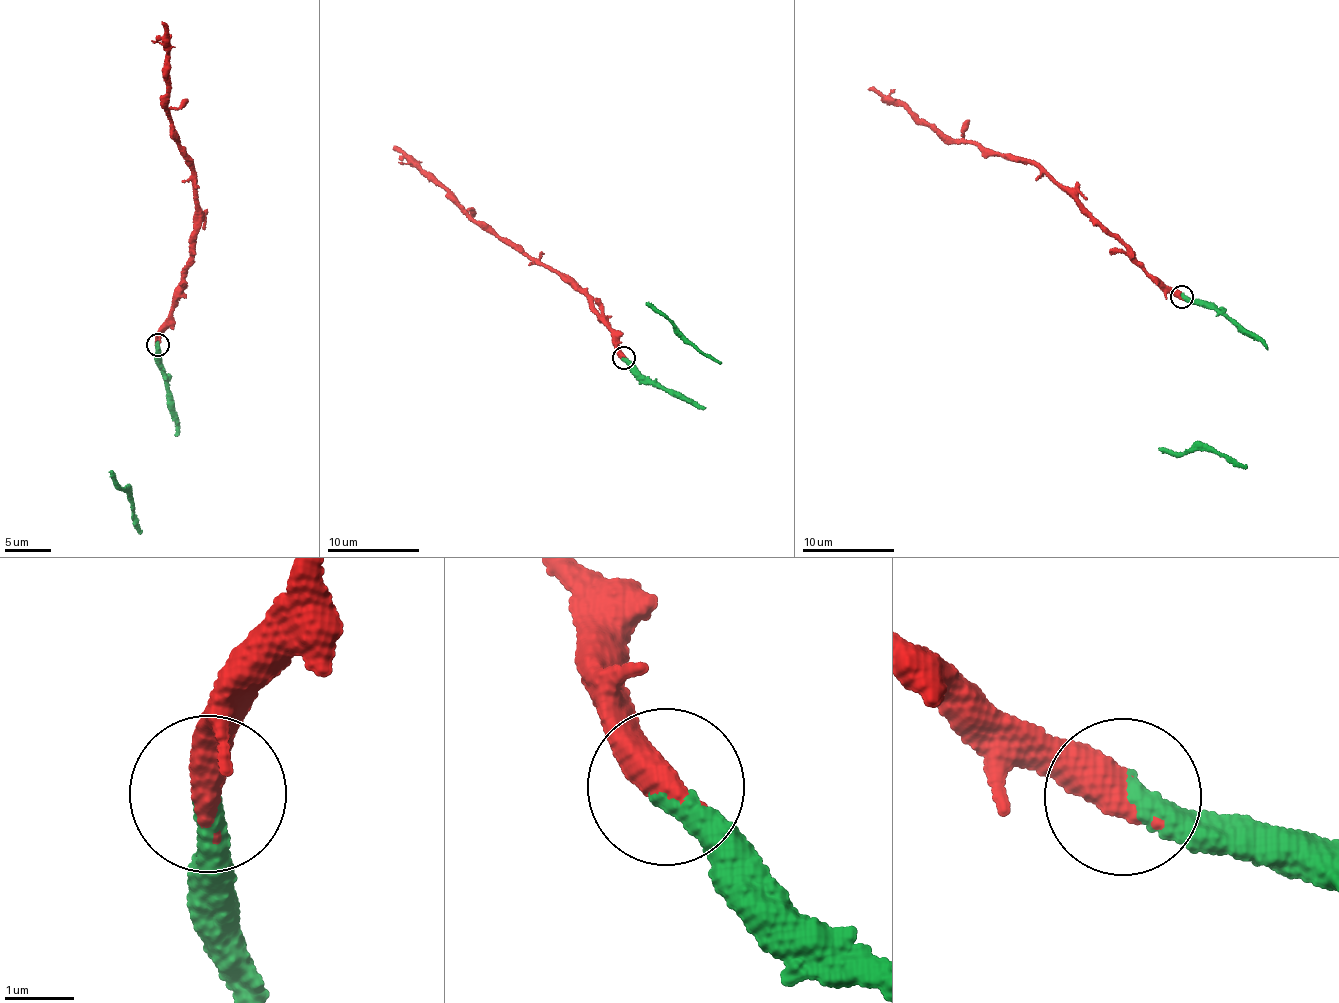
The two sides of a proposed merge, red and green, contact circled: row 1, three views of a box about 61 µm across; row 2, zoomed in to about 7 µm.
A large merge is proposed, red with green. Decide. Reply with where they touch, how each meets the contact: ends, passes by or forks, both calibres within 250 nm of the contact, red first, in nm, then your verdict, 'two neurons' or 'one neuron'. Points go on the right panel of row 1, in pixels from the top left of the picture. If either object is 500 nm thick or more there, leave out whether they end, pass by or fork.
(1182, 296) | 550/360 nm | one neuron

